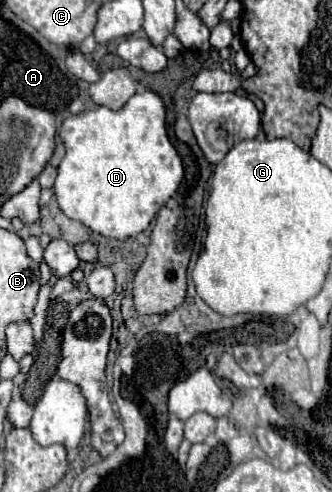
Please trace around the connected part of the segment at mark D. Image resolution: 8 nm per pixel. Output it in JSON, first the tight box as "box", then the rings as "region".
{"box":[53,90,183,240],"region":[[[151,90],[135,94],[119,110],[95,106],[93,110],[69,116],[65,118],[59,134],[67,148],[67,154],[59,164],[59,174],[53,186],[59,208],[69,218],[83,222],[101,236],[125,240],[143,232],[157,216],[157,212],[165,206],[165,202],[177,192],[183,180],[183,162],[167,136],[163,100],[159,98],[159,94]]]}

